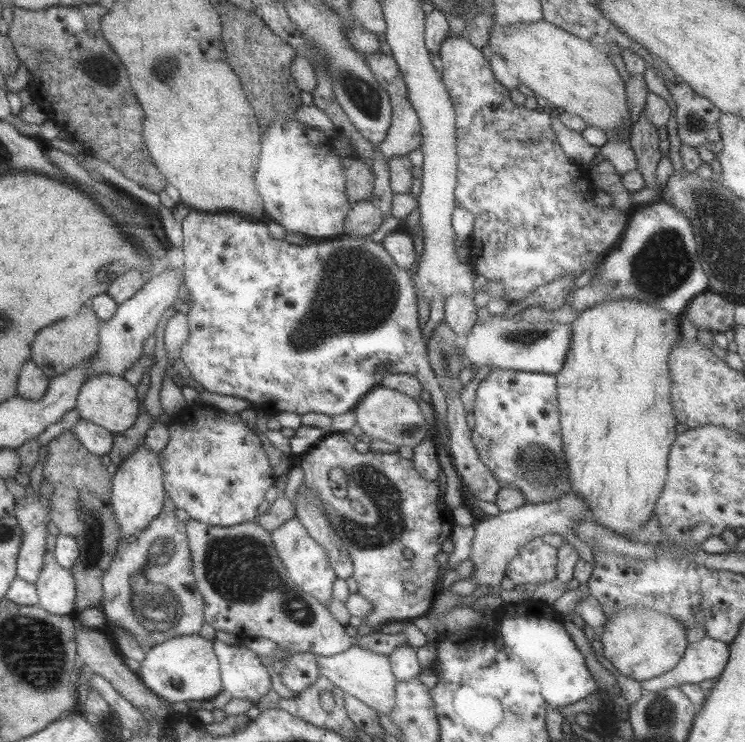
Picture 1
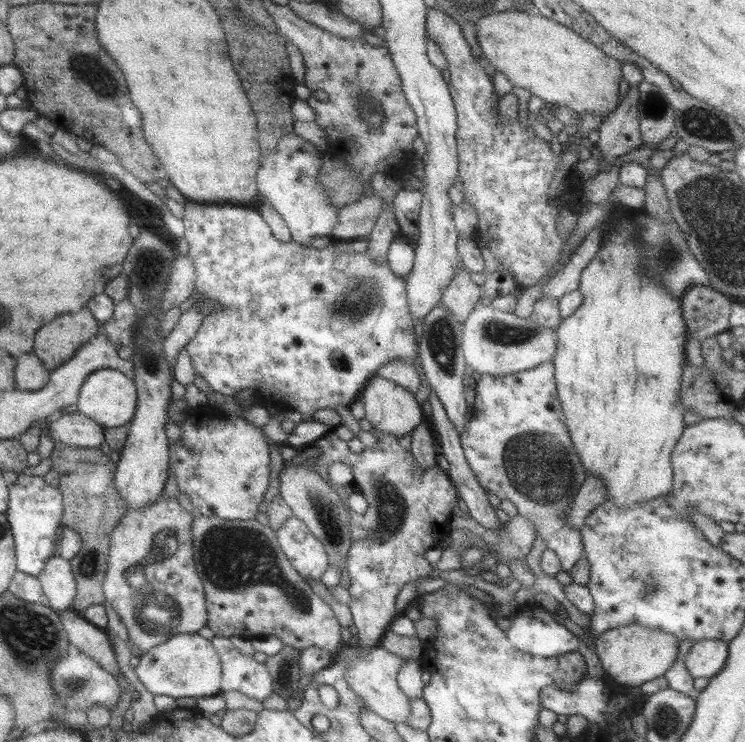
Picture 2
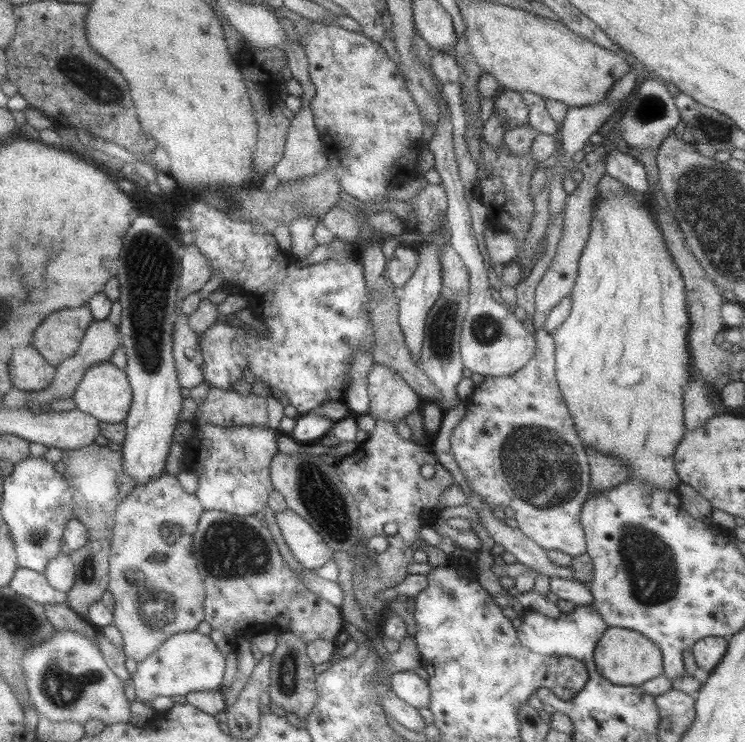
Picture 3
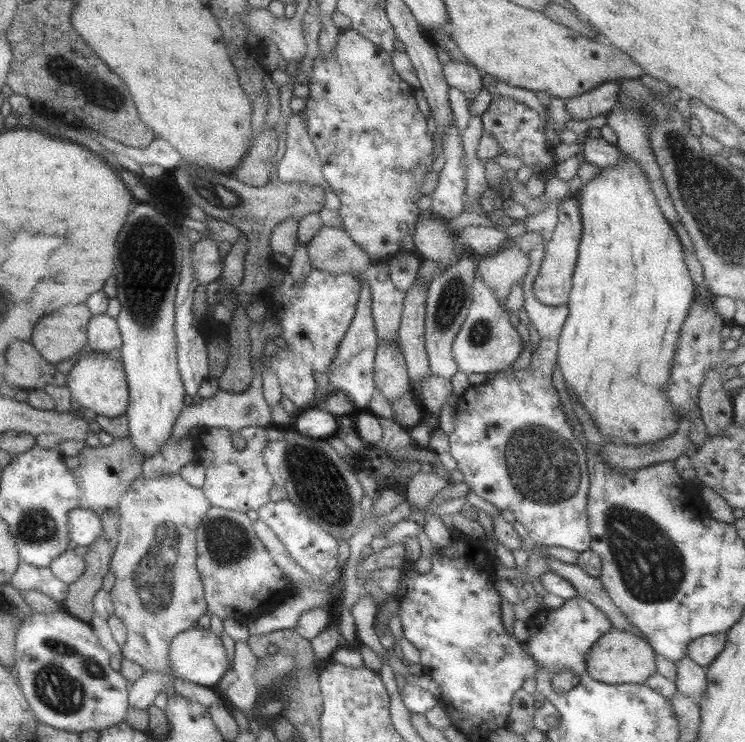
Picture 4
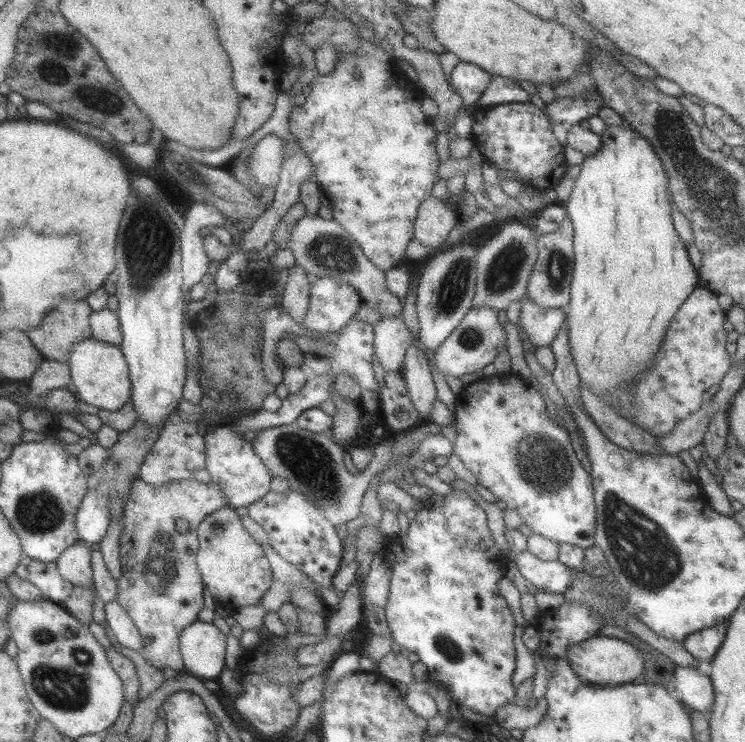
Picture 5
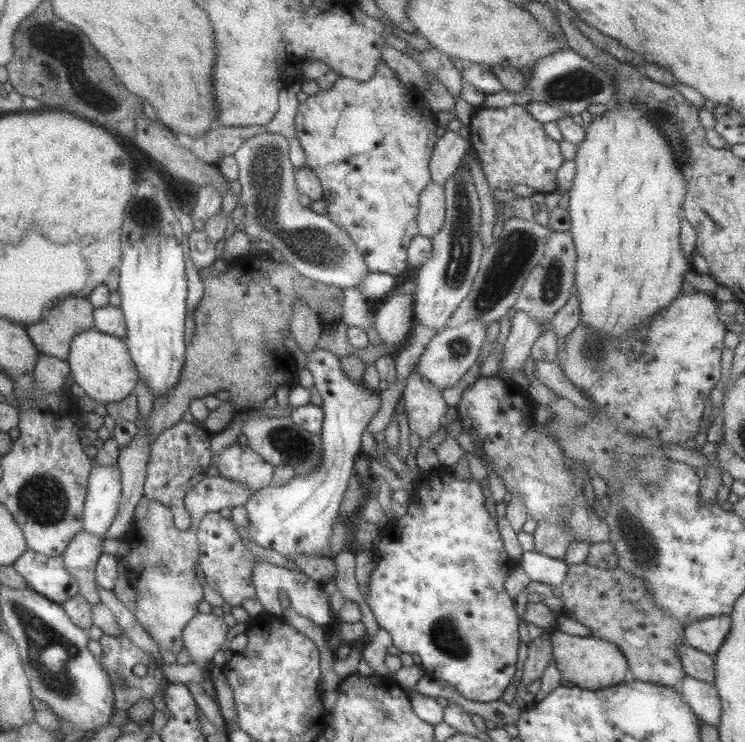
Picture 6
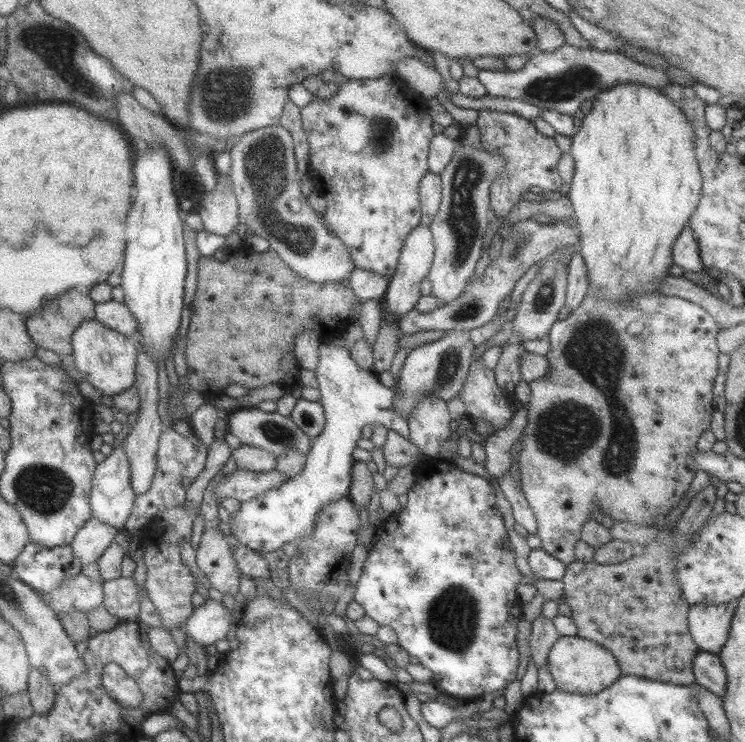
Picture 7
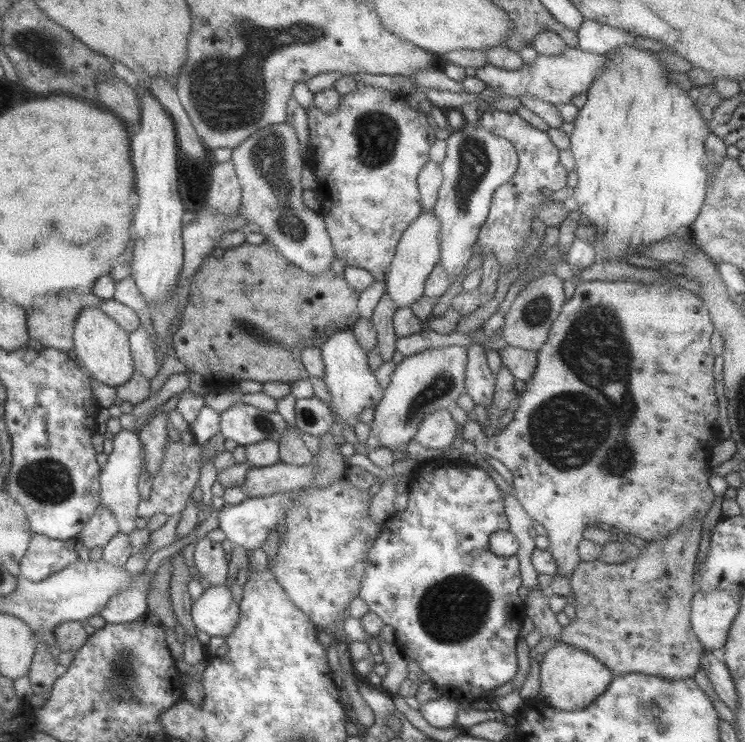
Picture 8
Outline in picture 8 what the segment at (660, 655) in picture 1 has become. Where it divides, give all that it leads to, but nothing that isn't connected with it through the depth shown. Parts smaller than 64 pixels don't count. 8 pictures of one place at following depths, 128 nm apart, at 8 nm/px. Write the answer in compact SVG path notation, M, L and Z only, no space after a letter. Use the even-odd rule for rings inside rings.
M560 641L544 653L539 669L539 692L535 699L542 700L544 704L549 704L552 708L567 712L583 709L597 696L604 694L611 679L614 678L600 660Z

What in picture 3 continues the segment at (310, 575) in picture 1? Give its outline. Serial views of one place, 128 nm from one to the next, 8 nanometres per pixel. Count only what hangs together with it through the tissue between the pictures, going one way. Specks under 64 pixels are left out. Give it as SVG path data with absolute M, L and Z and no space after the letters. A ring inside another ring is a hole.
M289 508L273 512L273 516L285 544L303 568L314 571L331 560L333 550L301 516Z

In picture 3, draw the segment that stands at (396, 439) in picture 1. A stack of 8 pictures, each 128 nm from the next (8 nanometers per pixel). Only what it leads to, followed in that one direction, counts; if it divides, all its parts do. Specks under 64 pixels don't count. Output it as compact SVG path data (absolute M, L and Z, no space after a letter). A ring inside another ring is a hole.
M374 363L367 375L369 410L373 419L394 423L417 410L421 400L397 372Z

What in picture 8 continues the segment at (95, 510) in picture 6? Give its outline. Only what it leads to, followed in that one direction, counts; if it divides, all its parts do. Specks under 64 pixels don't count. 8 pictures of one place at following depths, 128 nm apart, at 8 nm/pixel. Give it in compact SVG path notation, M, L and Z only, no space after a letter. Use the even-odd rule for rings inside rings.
M121 429L112 438L112 451L107 455L107 462L99 473L99 502L107 508L119 524L119 532L131 533L135 526L136 508L140 501L137 488L139 473L141 473L142 448L137 434L131 430Z

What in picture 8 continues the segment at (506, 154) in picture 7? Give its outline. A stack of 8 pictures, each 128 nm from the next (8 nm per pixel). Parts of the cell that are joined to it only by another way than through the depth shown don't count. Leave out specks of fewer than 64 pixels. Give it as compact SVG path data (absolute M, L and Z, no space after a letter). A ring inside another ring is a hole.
M488 108L479 113L481 126L493 134L507 140L518 157L518 166L513 177L501 184L491 197L491 205L485 223L477 234L477 242L473 244L473 254L480 254L483 258L487 253L493 253L499 261L499 272L509 269L513 259L521 253L521 247L531 233L531 221L535 220L534 211L539 206L546 206L549 199L541 194L541 188L552 193L566 186L566 172L558 162L557 148L551 143L545 130L533 128L519 115L511 112L501 112Z

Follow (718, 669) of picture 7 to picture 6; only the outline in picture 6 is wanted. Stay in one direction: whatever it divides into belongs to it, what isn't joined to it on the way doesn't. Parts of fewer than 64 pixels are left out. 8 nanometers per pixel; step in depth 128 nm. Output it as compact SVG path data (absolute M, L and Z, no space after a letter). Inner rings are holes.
M677 643L674 652L683 668L684 674L700 682L713 684L714 658L695 650L685 643Z

